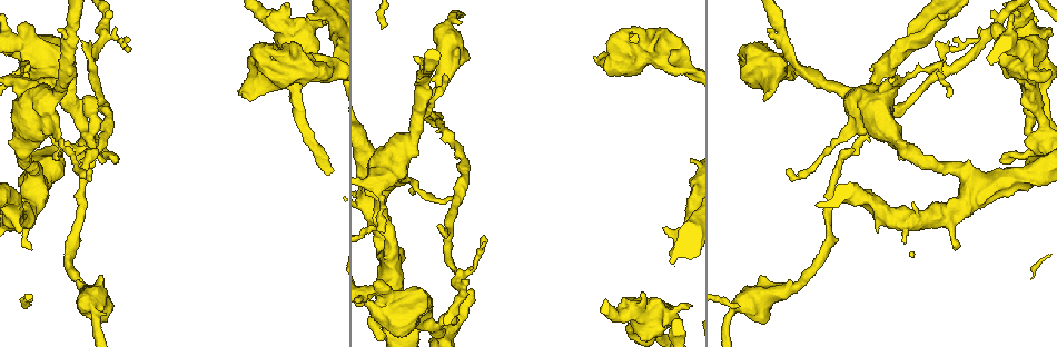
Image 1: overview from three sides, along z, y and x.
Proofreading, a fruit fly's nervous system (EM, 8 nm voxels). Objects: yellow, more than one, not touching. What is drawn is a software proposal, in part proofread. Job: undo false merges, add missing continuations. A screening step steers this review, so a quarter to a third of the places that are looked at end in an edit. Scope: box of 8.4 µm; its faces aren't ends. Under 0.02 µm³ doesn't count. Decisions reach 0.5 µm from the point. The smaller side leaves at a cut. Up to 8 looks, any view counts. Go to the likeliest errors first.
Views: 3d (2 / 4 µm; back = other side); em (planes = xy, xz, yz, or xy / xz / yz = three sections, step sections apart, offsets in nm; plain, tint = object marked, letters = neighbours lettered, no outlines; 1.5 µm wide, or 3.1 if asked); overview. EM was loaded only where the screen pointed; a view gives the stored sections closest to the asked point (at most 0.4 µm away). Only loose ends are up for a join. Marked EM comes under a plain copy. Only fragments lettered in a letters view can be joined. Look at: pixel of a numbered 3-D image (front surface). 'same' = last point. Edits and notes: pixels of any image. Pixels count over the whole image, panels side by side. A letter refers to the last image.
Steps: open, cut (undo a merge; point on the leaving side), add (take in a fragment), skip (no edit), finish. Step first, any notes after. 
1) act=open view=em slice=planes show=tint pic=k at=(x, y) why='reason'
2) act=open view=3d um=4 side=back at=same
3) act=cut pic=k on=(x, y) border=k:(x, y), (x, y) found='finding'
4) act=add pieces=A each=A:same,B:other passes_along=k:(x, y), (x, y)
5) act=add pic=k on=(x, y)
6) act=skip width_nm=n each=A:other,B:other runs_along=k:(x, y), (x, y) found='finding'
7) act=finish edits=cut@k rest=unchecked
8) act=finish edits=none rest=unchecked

act=open view=3d um=4 pic=1 at=(999, 159) why='an open end'

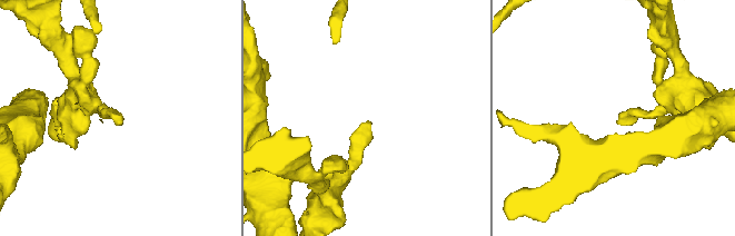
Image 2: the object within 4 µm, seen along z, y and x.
act=open view=em slice=xy step=8 show=letters pic=2 at=(617, 122)

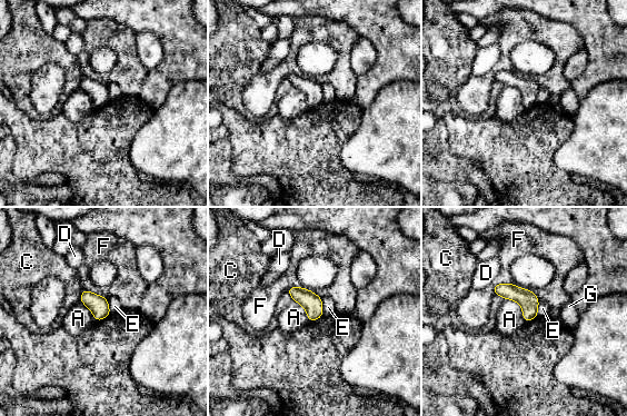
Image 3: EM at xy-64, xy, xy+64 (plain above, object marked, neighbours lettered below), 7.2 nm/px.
act=open view=em slice=planes show=letters at=same

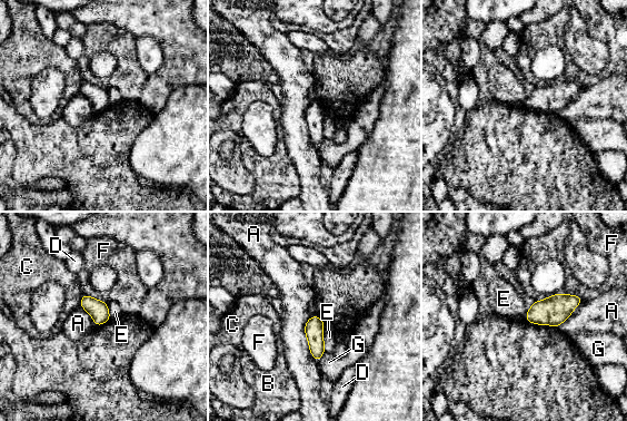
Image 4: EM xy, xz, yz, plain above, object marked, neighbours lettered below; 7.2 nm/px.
act=skip width_nm=140 longest_contact=A:340nm each=A:other,B:other,C:other,D:other,E:other,F:other,G:other found='no lettered fragment goes on from it'

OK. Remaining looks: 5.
act=open view=3d um=2 pic=1 at=(238, 92)

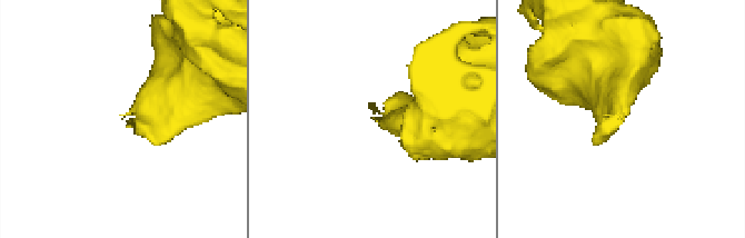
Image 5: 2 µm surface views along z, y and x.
act=open view=em slice=planes show=letters pic=5 at=(127, 123)

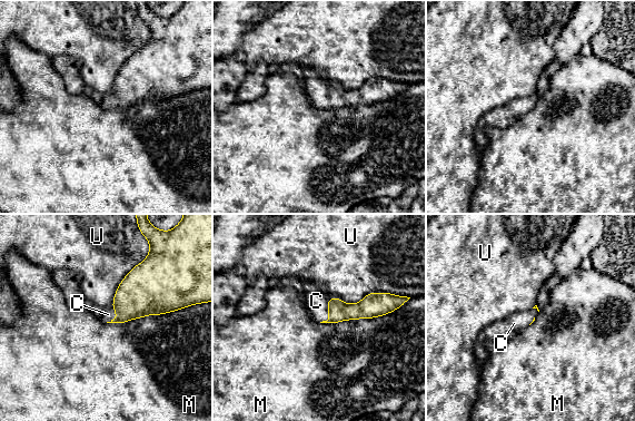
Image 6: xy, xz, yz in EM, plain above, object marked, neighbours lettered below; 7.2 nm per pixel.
act=add pieces=C each=C:same,M:other,U:other passes_along=6:(338, 311), (328, 312), (316, 301) found='the neuron continues'

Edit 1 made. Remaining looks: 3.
act=open view=em slice=planes show=tint pic=1 at=(379, 283) why='an open end'

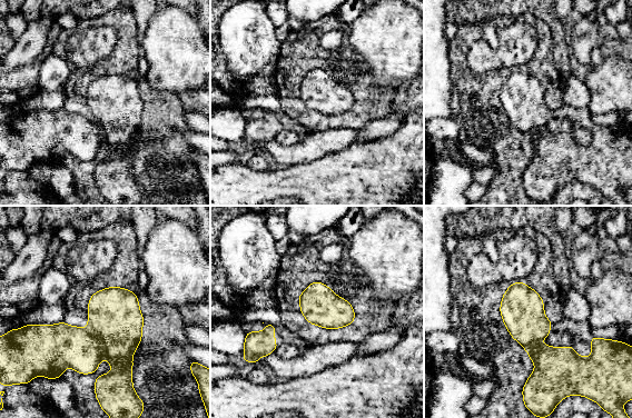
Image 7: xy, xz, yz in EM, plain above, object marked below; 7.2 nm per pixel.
act=open view=em slice=planes show=letters at=same

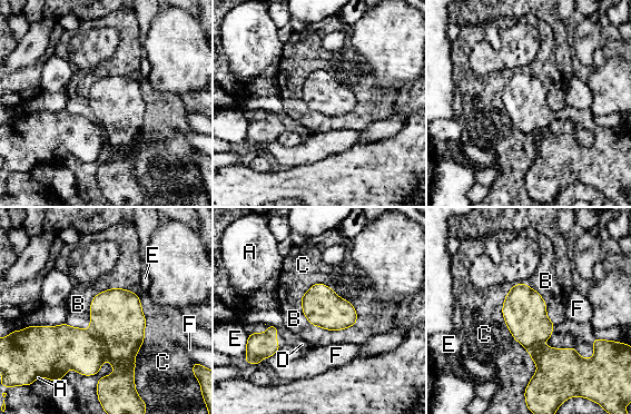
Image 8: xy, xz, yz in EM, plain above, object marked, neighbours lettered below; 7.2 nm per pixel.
act=skip each=A:other,B:other,C:other,D:other,E:other,F:other border=8:(513, 285), (524, 391) found='none of them fits'

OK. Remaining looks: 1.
act=finish edits=add@6 rest=unchecked

